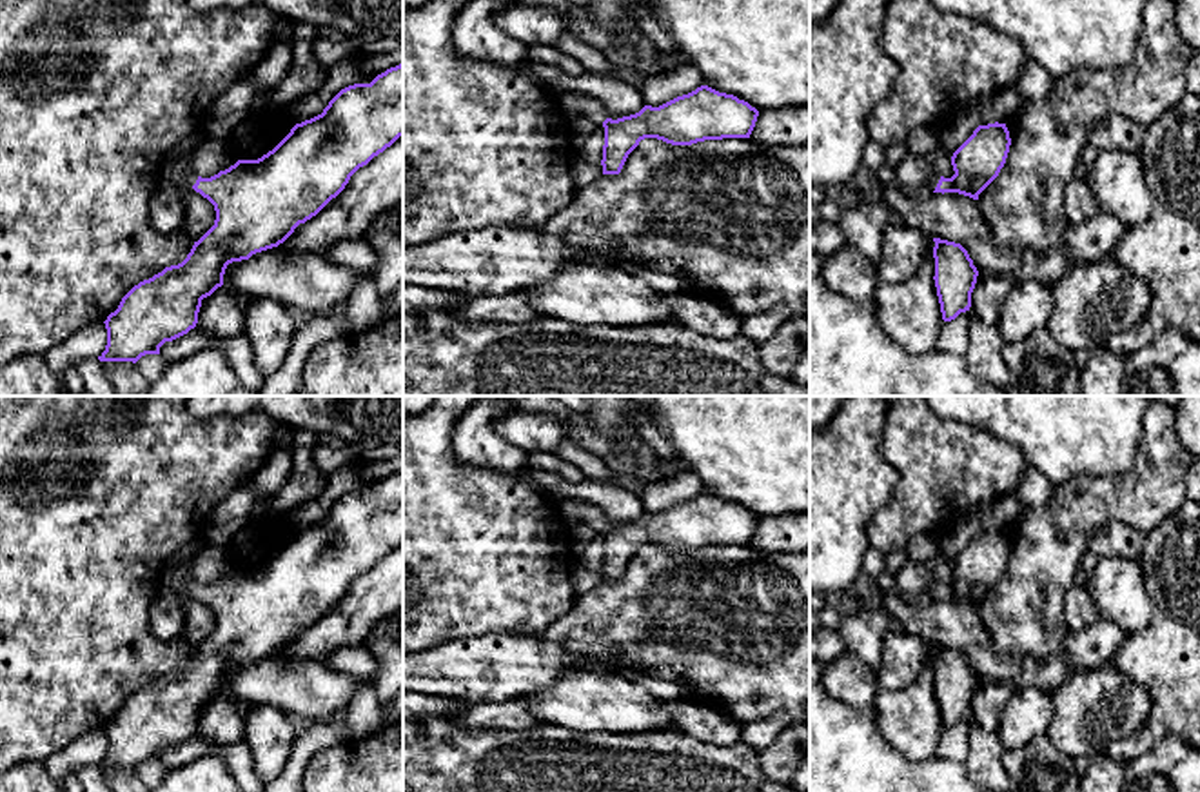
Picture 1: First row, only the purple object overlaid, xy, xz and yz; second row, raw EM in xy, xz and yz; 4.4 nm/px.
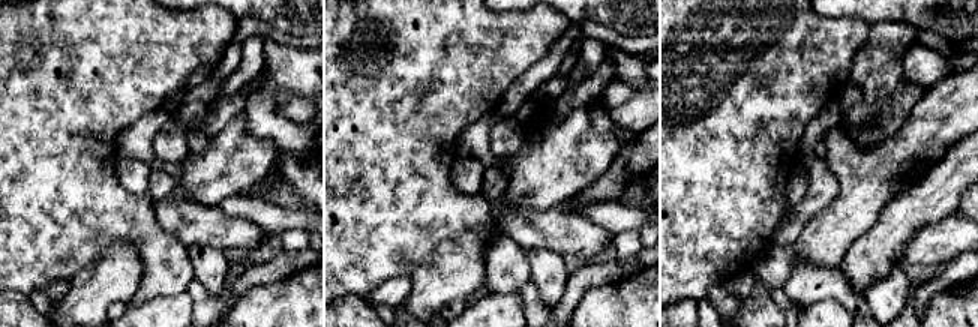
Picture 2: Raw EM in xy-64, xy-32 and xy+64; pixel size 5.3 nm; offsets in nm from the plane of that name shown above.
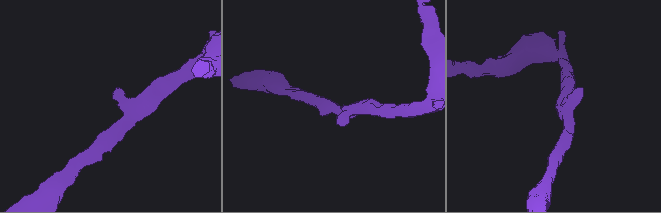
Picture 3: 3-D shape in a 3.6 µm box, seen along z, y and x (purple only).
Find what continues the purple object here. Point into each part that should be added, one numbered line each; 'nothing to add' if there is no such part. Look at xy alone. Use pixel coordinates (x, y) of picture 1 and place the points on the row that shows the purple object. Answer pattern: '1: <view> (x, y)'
1: xy (184, 160)

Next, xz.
1: xz (574, 104)

